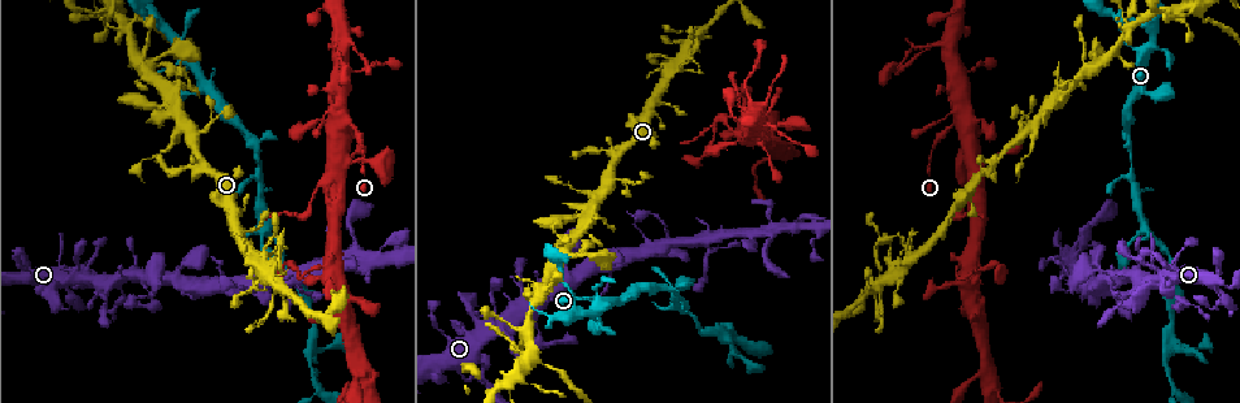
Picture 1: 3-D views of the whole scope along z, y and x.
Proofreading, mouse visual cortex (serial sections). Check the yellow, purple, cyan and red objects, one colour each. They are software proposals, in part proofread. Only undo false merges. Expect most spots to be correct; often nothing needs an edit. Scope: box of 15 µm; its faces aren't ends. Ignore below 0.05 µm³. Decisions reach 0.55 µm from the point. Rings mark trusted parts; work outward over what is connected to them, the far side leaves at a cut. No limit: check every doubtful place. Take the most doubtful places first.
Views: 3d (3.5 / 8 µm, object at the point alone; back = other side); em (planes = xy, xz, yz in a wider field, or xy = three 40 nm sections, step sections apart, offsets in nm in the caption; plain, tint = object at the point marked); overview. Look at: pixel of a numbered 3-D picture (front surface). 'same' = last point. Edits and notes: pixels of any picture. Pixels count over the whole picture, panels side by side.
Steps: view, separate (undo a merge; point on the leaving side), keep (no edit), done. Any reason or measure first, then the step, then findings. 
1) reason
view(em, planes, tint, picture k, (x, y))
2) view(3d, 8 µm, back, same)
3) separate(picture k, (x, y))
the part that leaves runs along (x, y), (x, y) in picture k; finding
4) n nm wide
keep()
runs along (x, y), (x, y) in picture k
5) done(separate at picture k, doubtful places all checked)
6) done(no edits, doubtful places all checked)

calibre changes
view(3d, 8 µm, back, picture 1, (519, 282))

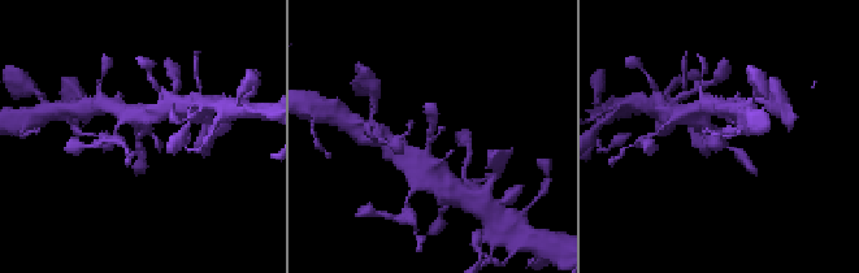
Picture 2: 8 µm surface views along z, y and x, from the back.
zoom in
view(3d, 3.5 µm, picture 2, (429, 134))

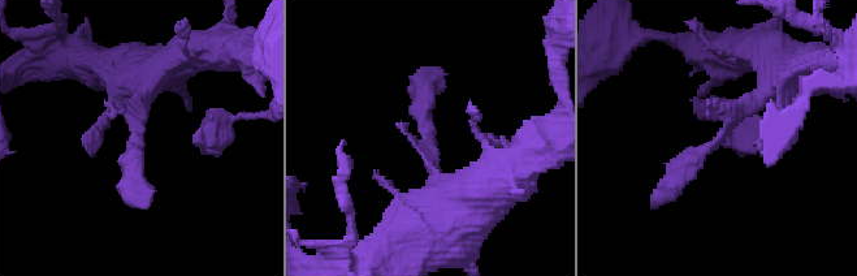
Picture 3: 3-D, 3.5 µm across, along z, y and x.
now the EM
view(em, xy, step 1, tint, picture 3, (431, 134))

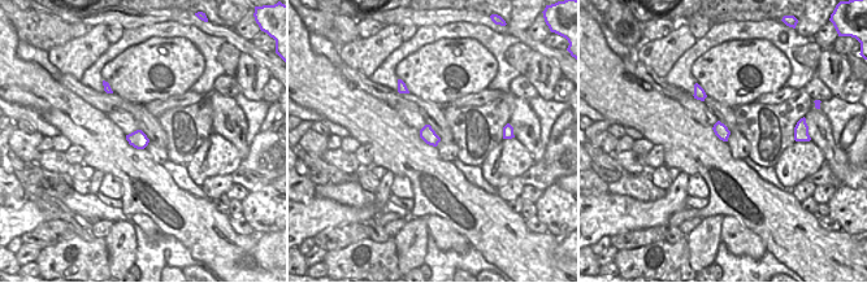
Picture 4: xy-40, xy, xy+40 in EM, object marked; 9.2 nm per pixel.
keep()
runs along (784, 81), (735, 117), (661, 197) in picture 3; continuous, no second cell

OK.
thin neck
view(3d, 3.5 µm, picture 1, (314, 194))

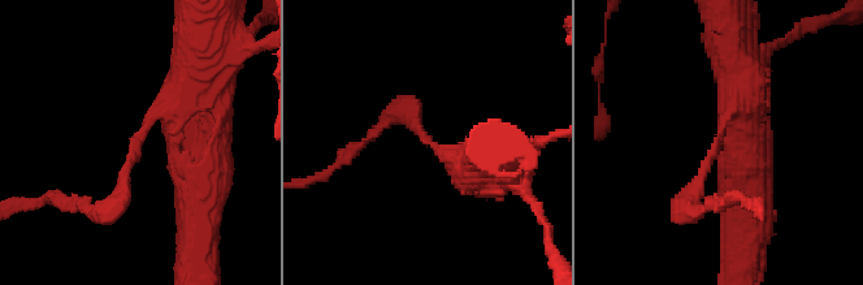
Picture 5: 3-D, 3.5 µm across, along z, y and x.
view(em, planes, tint, picture 5, (719, 142))

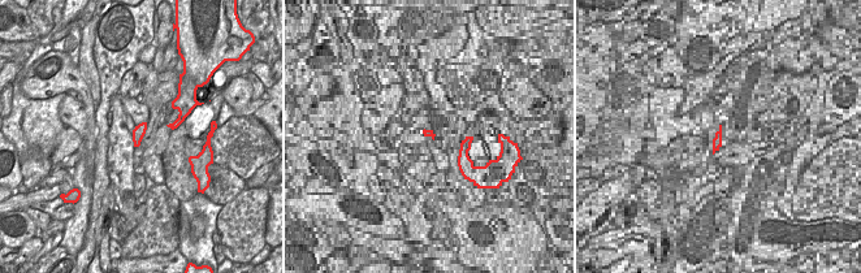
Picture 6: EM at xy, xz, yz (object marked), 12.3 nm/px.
keep()
runs along (178, 77), (103, 210) in picture 5; one cell here

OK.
three-way junction
view(3d, 8 µm, picture 1, (913, 258))

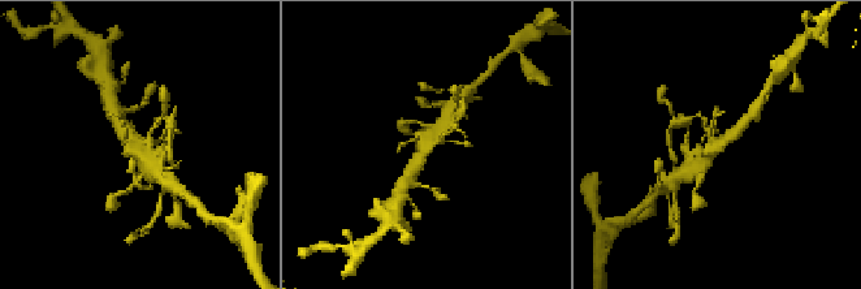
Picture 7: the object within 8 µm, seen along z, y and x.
view(3d, 3.5 µm, picture 7, (718, 145))

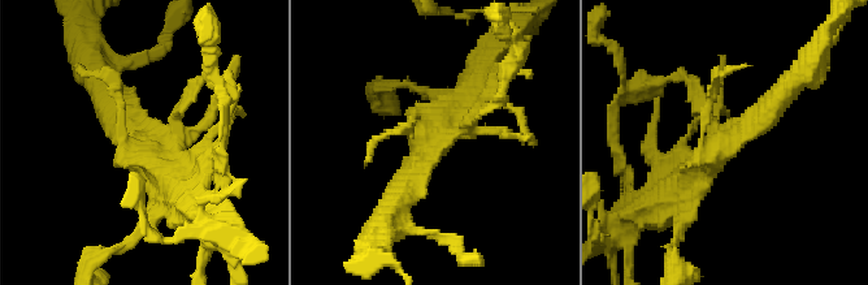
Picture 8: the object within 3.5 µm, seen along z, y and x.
view(em, planes, tint, picture 8, (138, 145))

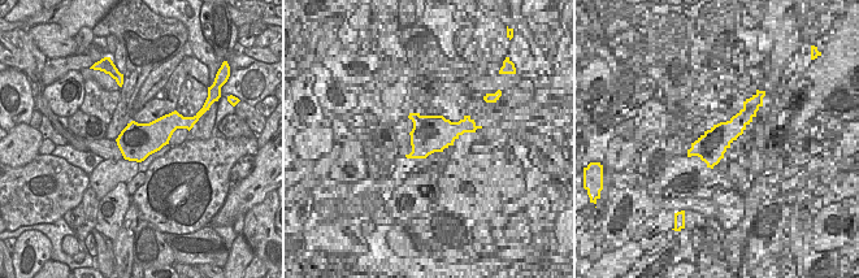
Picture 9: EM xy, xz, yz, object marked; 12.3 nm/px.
keep()
runs along (785, 90), (672, 194) in picture 8; one cell here

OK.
done(no edits, doubtful places all checked)

